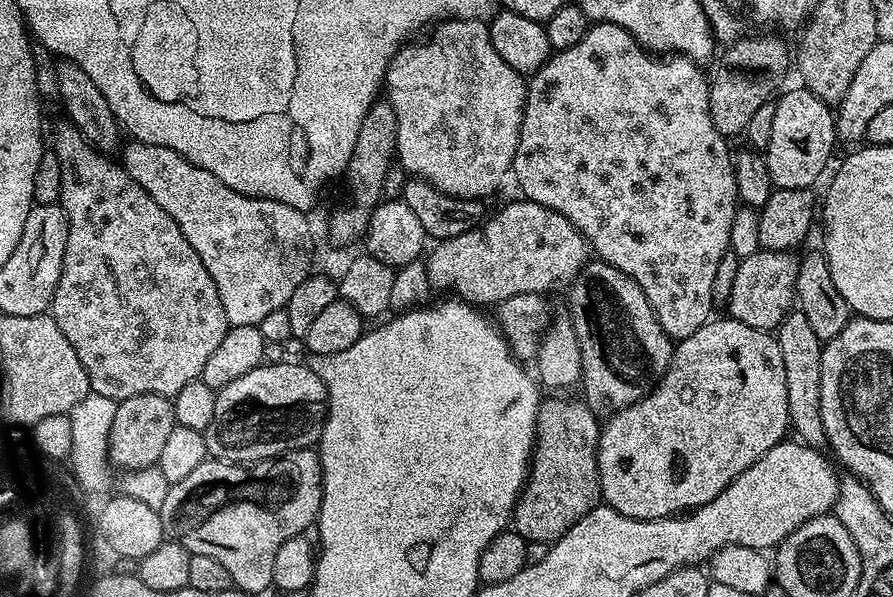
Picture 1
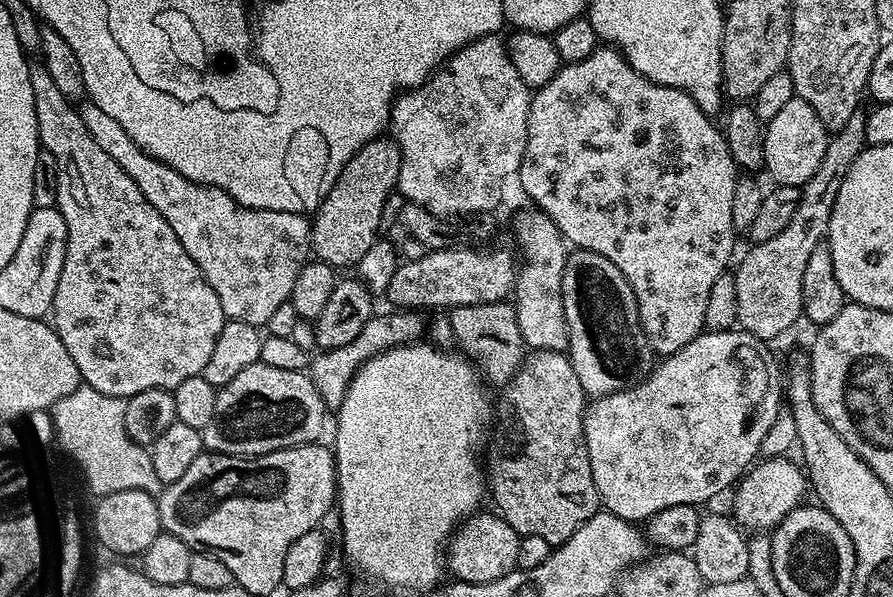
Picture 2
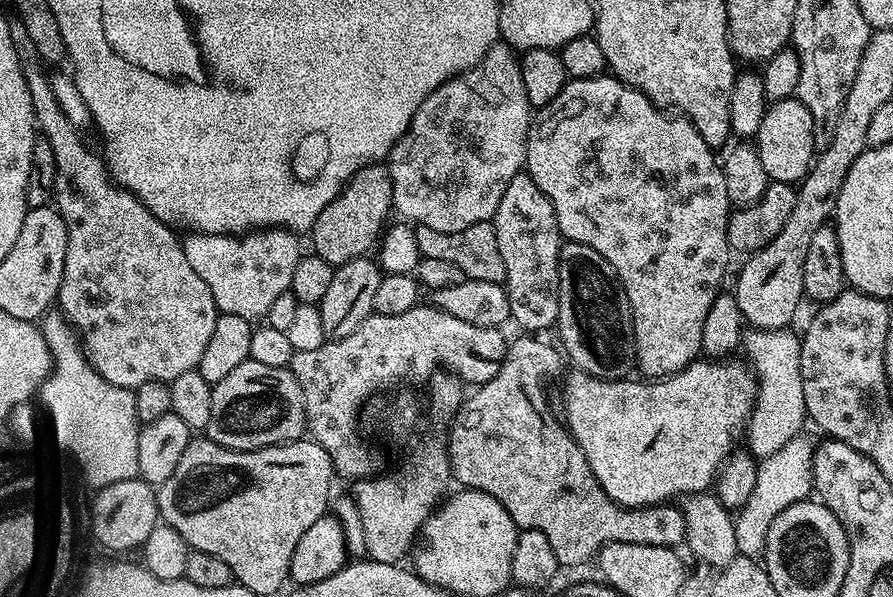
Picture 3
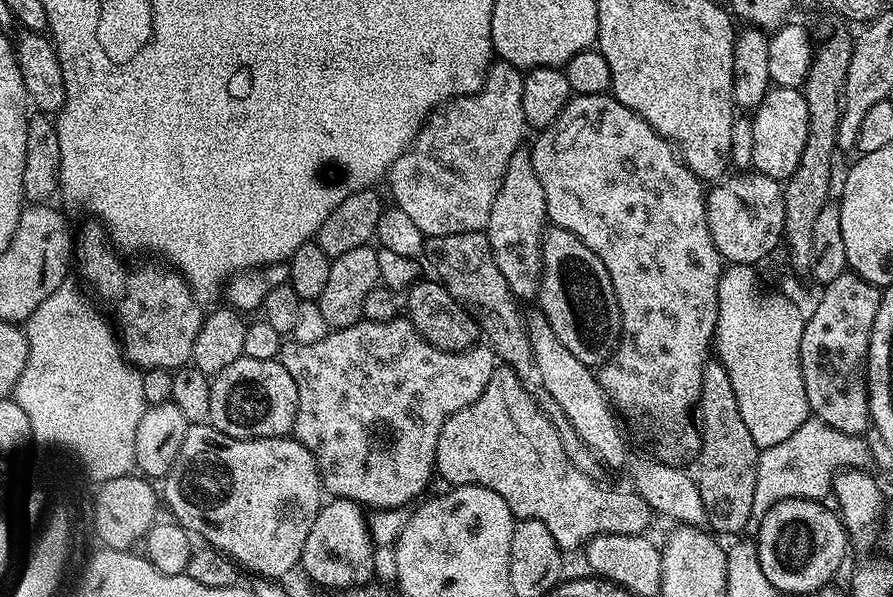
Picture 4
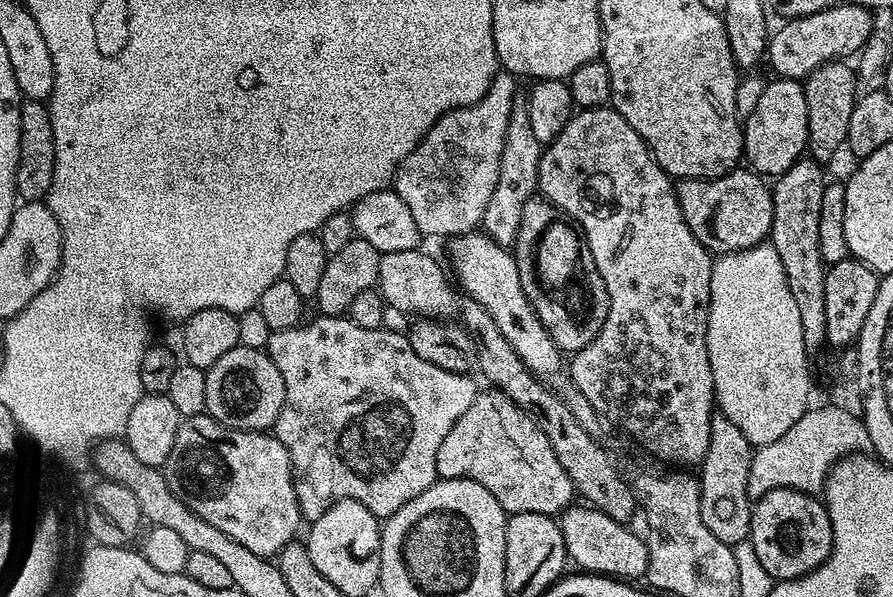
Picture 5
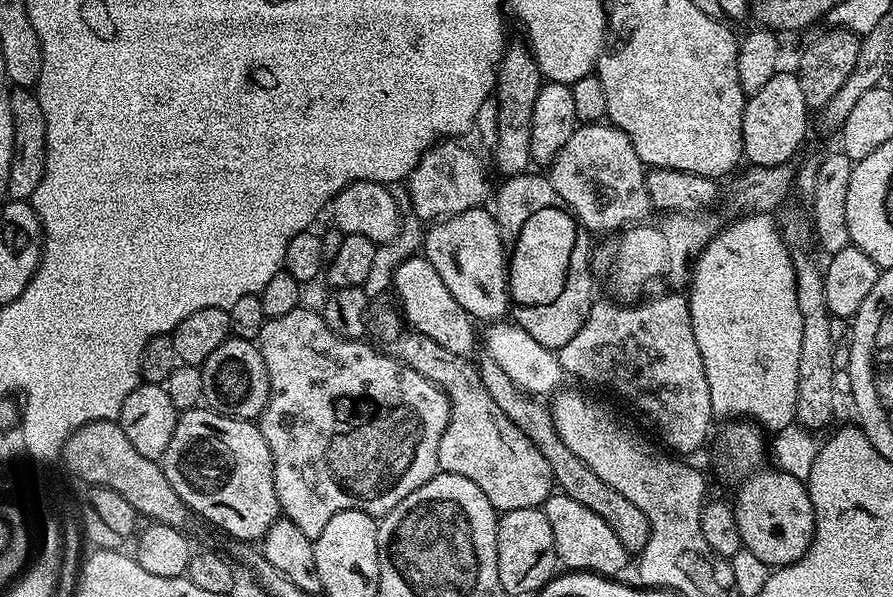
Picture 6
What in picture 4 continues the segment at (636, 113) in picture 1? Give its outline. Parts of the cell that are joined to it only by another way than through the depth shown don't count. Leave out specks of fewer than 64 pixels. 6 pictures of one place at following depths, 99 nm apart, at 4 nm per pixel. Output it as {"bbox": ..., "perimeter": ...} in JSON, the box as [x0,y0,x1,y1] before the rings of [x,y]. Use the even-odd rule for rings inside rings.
{"bbox":[530,94,722,466],"perimeter":[[[611,94],[599,96],[573,95],[568,105],[562,110],[560,117],[552,123],[551,128],[543,129],[540,136],[530,144],[534,174],[538,174],[538,182],[542,182],[542,194],[546,198],[546,210],[549,221],[555,227],[570,230],[606,266],[610,274],[610,282],[614,286],[614,294],[618,298],[620,307],[620,344],[616,353],[607,364],[599,365],[598,379],[602,390],[612,401],[612,407],[622,414],[644,436],[649,436],[656,445],[651,454],[657,461],[675,466],[687,465],[687,460],[695,461],[700,455],[700,432],[694,423],[694,416],[688,411],[697,407],[700,391],[702,391],[702,370],[710,359],[710,345],[716,335],[716,319],[718,318],[718,290],[720,289],[720,273],[722,271],[722,257],[714,246],[714,238],[710,234],[708,225],[708,201],[706,199],[706,184],[690,171],[680,158],[680,153],[667,138],[658,133],[645,122],[634,110],[630,110],[618,102]]]}

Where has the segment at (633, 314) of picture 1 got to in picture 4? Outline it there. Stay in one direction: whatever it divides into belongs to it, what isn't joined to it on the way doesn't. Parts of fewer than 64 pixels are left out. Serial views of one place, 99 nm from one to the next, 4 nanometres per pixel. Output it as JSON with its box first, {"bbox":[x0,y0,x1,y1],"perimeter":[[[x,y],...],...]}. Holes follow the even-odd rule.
{"bbox":[539,227,620,364],"perimeter":[[[549,227],[544,234],[539,311],[550,322],[558,342],[583,364],[607,364],[620,344],[620,307],[606,266],[570,230]]]}

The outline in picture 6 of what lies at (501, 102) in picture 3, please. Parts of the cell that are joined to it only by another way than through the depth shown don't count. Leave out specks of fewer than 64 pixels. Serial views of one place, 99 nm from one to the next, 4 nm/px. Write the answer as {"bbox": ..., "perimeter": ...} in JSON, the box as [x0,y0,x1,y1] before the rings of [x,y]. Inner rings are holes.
{"bbox":[406,138,490,222],"perimeter":[[[448,138],[438,144],[433,144],[424,156],[418,162],[418,166],[412,171],[412,175],[406,181],[408,187],[408,196],[412,199],[412,208],[415,219],[420,222],[435,222],[444,219],[445,216],[462,214],[471,208],[479,208],[485,203],[484,199],[489,199],[490,188],[488,192],[488,176],[484,173],[484,164],[467,148],[455,139]]]}

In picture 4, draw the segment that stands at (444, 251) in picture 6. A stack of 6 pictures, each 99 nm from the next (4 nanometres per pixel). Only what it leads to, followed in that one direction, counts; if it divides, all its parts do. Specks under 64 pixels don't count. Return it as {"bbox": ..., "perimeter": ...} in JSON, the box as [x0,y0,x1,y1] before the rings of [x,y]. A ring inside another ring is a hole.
{"bbox":[526,310,628,468],"perimeter":[[[536,310],[531,317],[527,317],[526,325],[528,337],[532,343],[532,357],[536,360],[536,369],[542,374],[542,386],[550,390],[550,398],[562,406],[562,414],[574,426],[578,438],[590,446],[590,450],[596,453],[601,465],[612,468],[620,468],[628,460],[628,444],[624,441],[624,432],[620,429],[622,420],[612,407],[606,393],[602,390],[597,373],[589,365],[583,364],[554,334],[550,322],[544,317],[544,313]]]}

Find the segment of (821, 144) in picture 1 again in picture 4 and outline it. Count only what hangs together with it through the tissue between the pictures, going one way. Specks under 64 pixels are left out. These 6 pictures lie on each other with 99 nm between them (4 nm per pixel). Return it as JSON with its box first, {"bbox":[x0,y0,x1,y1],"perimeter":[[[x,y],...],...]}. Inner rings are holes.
{"bbox":[751,88,808,182],"perimeter":[[[769,88],[766,98],[751,113],[754,126],[754,158],[752,168],[781,182],[787,182],[798,170],[802,150],[806,150],[808,133],[808,107],[803,91],[799,88]]]}

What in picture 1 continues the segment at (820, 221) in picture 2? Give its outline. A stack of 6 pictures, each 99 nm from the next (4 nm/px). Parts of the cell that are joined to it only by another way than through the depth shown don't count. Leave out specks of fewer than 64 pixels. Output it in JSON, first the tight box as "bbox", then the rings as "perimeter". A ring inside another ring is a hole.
{"bbox":[726,250,799,332],"perimeter":[[[763,250],[743,257],[734,278],[734,290],[726,305],[727,315],[746,326],[772,332],[793,311],[796,304],[796,279],[799,259],[792,252],[765,252]]]}

